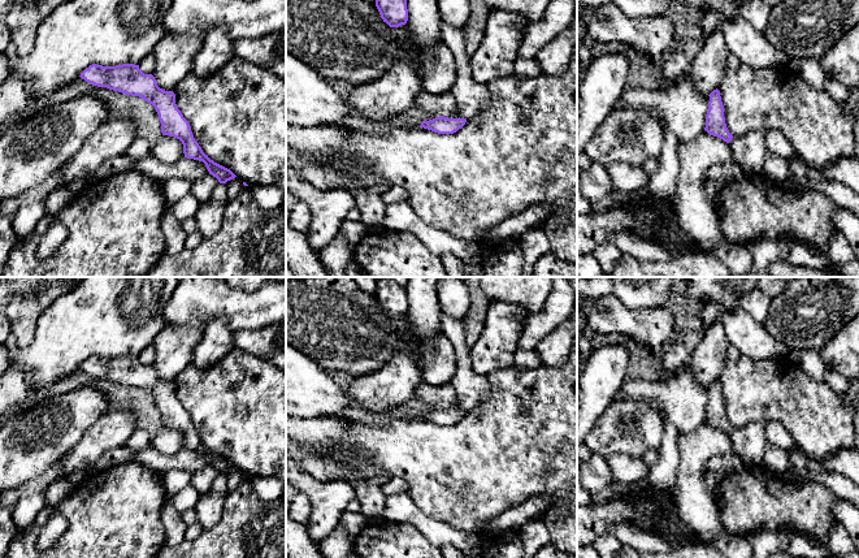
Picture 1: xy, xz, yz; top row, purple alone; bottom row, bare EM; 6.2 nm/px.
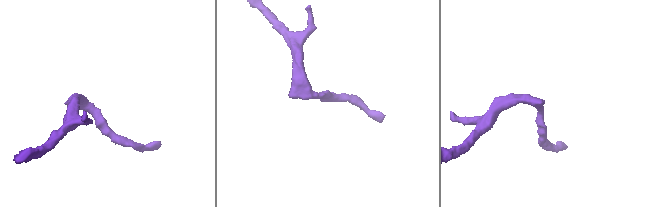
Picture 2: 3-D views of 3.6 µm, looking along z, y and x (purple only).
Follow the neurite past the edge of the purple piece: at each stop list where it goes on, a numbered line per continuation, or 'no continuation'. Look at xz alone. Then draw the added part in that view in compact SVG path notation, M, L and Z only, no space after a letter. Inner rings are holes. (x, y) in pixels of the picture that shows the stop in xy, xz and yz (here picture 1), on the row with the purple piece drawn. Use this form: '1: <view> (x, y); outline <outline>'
no continuation

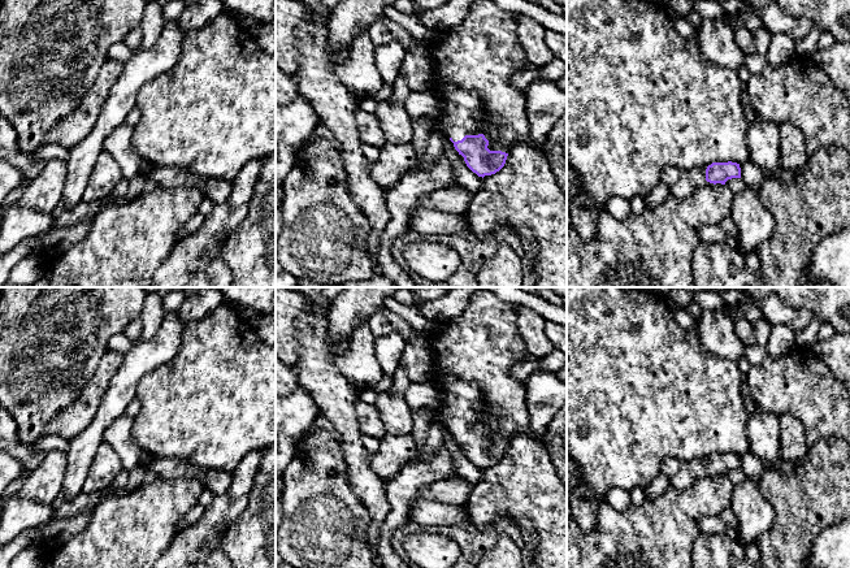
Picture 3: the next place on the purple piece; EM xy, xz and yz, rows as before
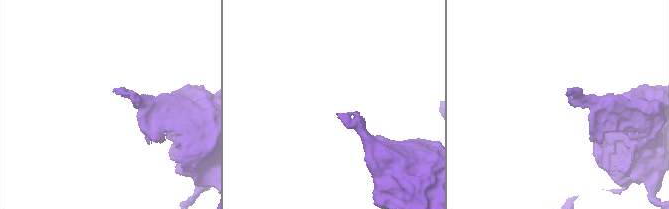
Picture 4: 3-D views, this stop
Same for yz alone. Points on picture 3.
1: yz (681, 182); outline M668 166L662 170L660 181L669 188L671 196L684 199L703 186L714 185L706 181L706 169L681 169Z

